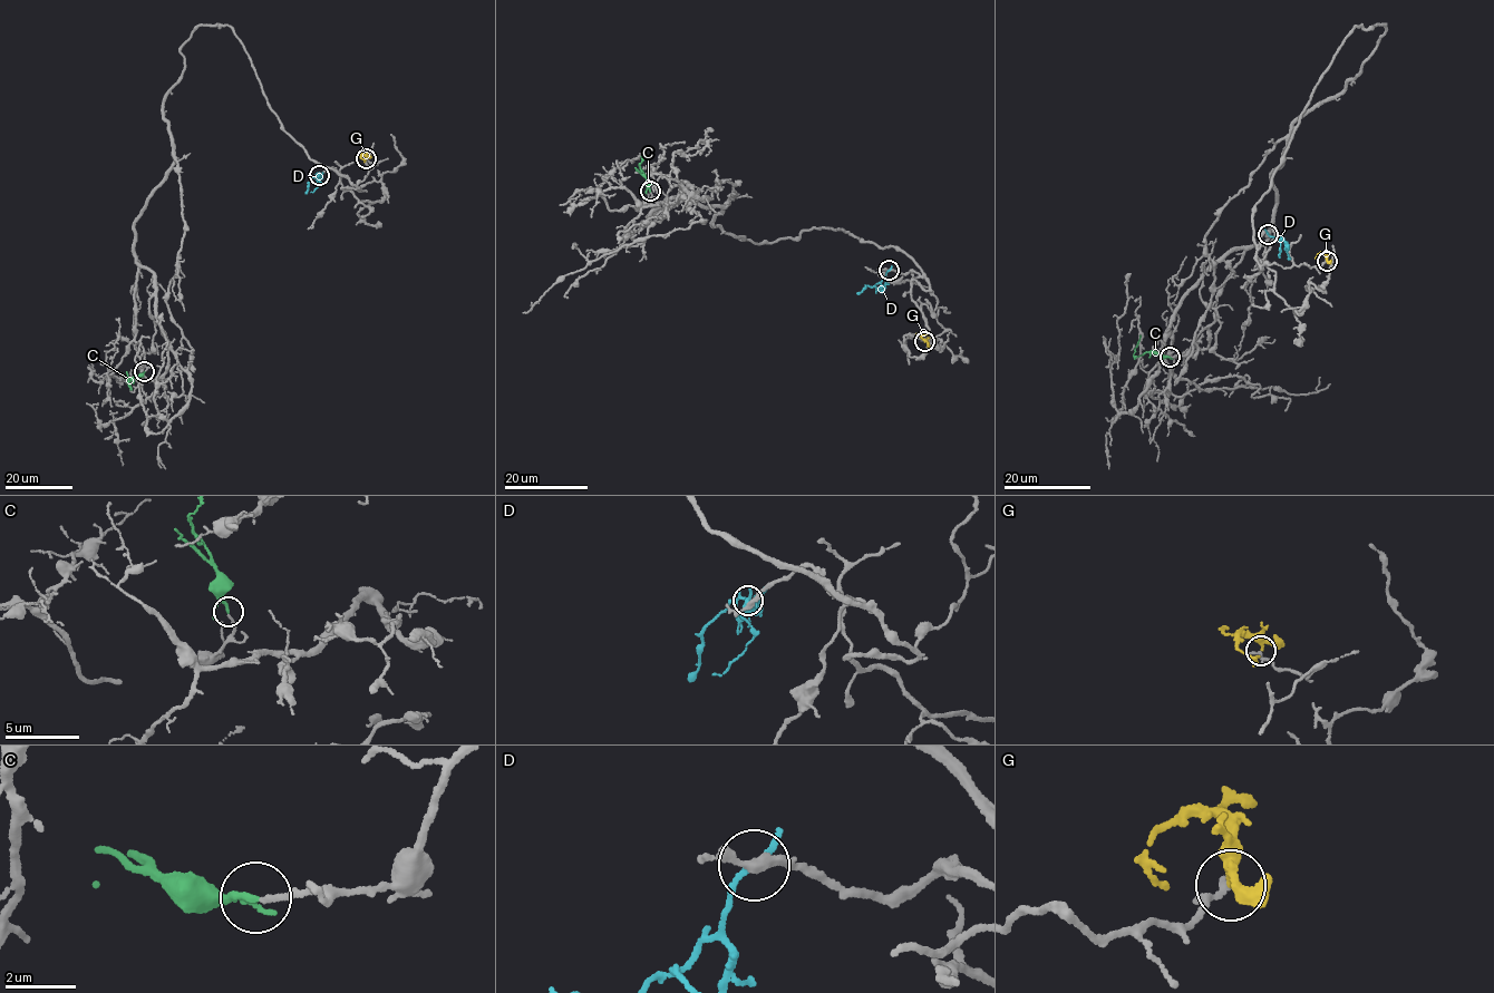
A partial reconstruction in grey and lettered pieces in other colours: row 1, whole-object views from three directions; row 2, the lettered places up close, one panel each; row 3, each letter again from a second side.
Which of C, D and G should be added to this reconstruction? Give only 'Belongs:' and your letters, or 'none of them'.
Belongs: C

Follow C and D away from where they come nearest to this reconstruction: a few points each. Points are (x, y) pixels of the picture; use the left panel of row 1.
C: (144, 371), (131, 380), (131, 388), (126, 371)
D: (319, 175), (309, 182), (304, 194)

